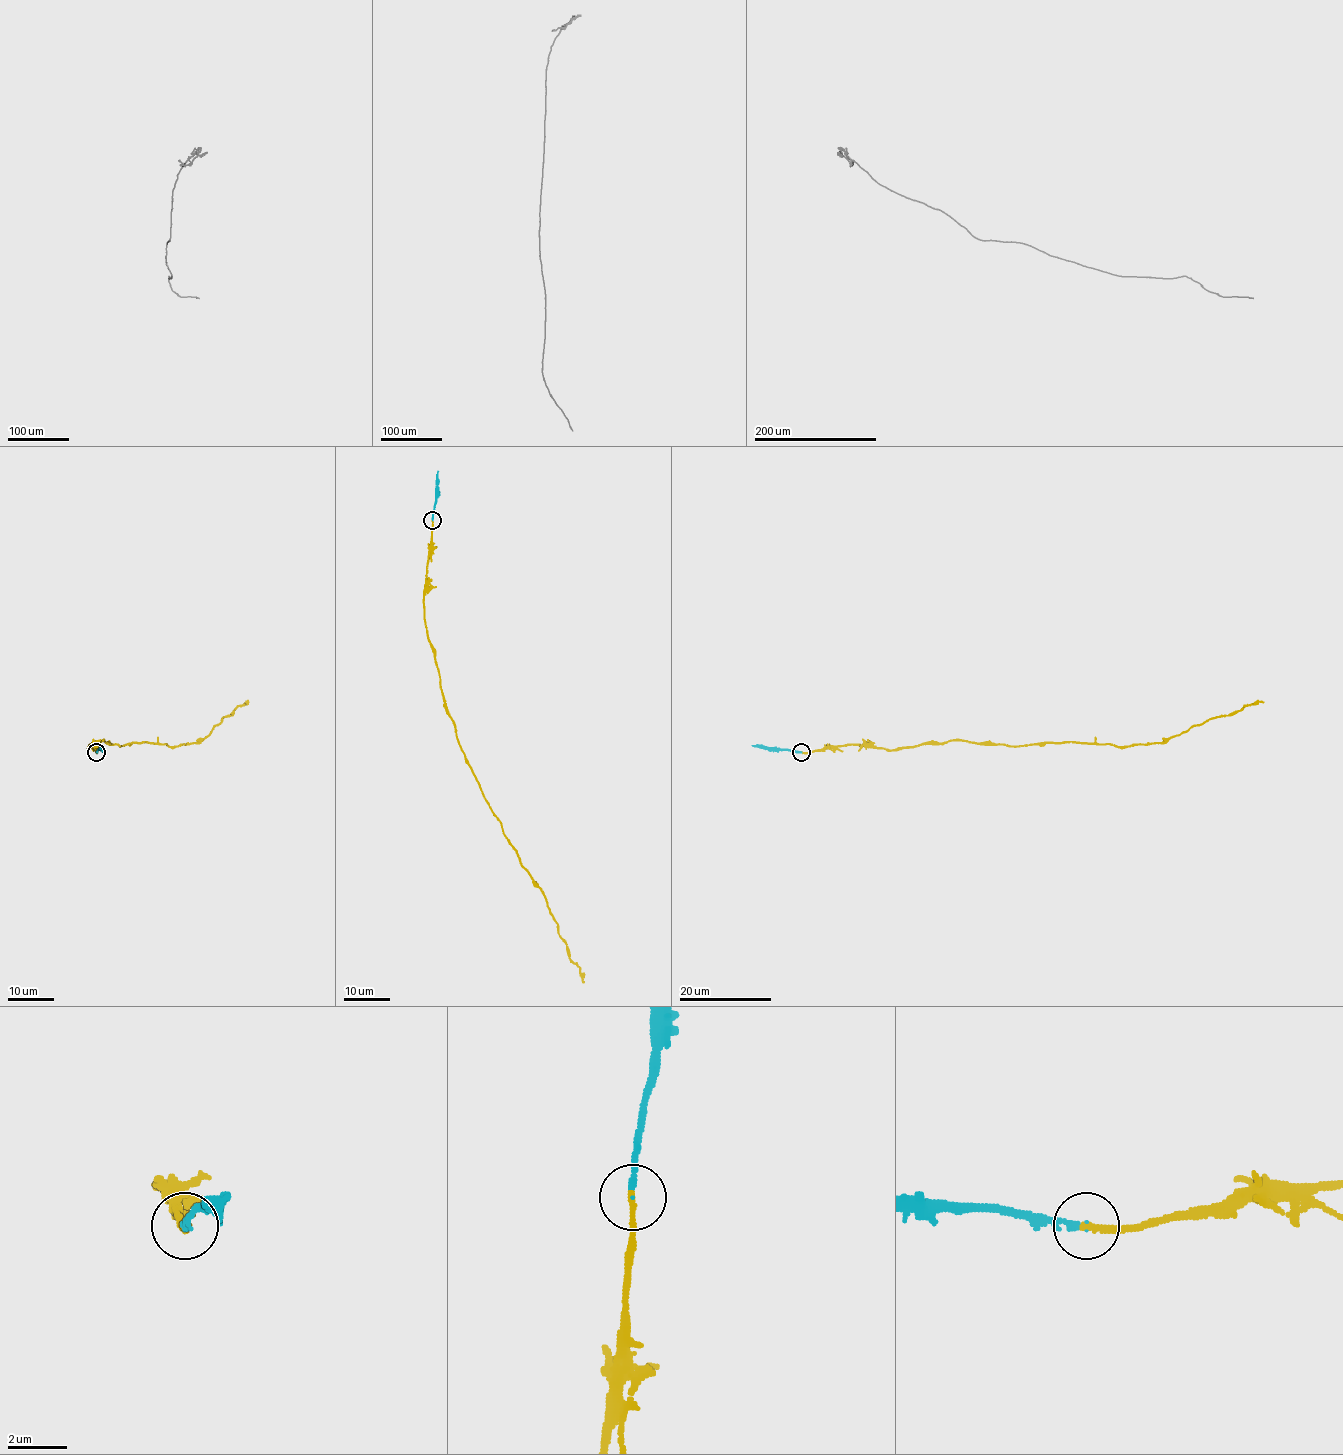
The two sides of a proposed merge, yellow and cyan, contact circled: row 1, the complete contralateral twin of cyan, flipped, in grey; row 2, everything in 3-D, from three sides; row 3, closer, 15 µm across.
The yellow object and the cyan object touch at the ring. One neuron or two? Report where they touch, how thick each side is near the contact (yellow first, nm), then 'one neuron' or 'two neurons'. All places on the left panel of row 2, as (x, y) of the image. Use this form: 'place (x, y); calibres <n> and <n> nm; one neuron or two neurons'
place (96, 752); calibres 220 and 190 nm; one neuron

